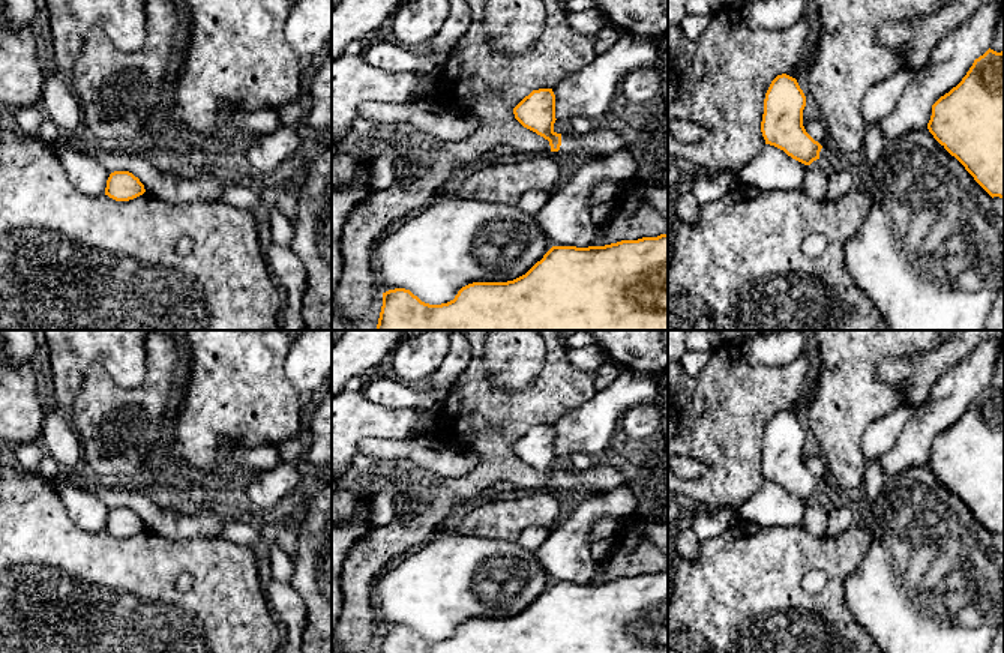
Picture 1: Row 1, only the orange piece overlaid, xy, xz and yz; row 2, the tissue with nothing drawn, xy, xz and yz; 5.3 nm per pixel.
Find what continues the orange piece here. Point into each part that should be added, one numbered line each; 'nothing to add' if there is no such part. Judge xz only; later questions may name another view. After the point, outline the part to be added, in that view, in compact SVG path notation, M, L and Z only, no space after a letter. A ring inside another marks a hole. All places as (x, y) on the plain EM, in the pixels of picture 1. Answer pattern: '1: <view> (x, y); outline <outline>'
1: xz (601, 476); outline M605 458L605 459L593 459L590 467L584 470L561 471L560 486L552 488L549 482L548 489L557 494L575 492L576 495L584 497L606 492L627 483L629 479L626 479L624 474L618 471L615 467L612 467L608 458Z

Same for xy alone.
nothing to add

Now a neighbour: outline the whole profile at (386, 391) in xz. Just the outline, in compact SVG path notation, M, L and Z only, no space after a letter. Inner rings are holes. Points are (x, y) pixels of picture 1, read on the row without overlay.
M372 374L363 387L363 395L372 404L384 408L426 410L437 414L449 390L435 390L428 384L410 384L393 374Z

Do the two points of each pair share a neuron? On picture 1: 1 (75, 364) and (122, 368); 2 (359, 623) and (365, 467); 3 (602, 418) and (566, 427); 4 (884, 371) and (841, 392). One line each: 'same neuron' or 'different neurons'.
1: same neuron
2: different neurons
3: same neuron
4: different neurons

